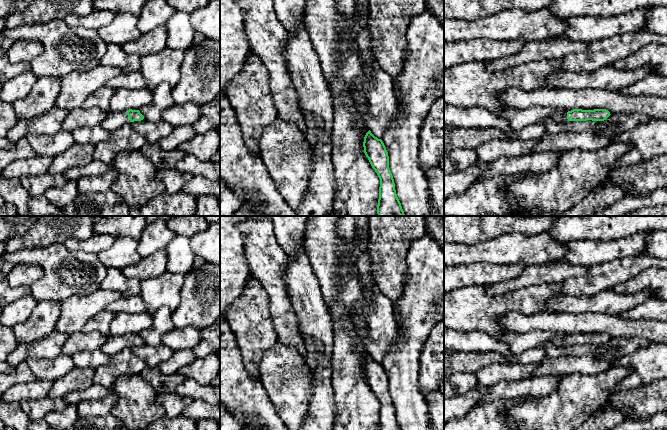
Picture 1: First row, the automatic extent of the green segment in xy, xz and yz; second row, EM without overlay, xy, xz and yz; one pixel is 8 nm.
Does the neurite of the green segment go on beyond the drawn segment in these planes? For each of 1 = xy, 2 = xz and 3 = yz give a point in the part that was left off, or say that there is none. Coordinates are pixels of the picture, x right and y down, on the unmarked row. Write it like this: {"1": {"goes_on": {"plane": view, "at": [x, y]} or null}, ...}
{"1": {"goes_on": {"plane": "xy", "at": [114, 344]}}, "2": {"goes_on": null}, "3": {"goes_on": {"plane": "yz", "at": [558, 340]}}}

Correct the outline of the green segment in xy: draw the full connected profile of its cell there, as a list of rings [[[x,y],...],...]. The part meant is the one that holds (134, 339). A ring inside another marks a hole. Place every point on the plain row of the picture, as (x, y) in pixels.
[[[129,333],[123,336],[108,335],[107,341],[100,347],[100,350],[112,356],[126,348],[131,348],[134,345],[141,345],[143,343],[144,340],[139,334]]]

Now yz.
[[[573,333],[571,335],[554,335],[550,340],[555,346],[567,345],[604,345],[610,340],[610,336],[606,333],[582,334]]]

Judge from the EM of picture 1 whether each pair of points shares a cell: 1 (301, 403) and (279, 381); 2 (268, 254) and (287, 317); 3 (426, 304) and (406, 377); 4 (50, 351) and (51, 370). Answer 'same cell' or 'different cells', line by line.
1: same cell
2: same cell
3: same cell
4: different cells

